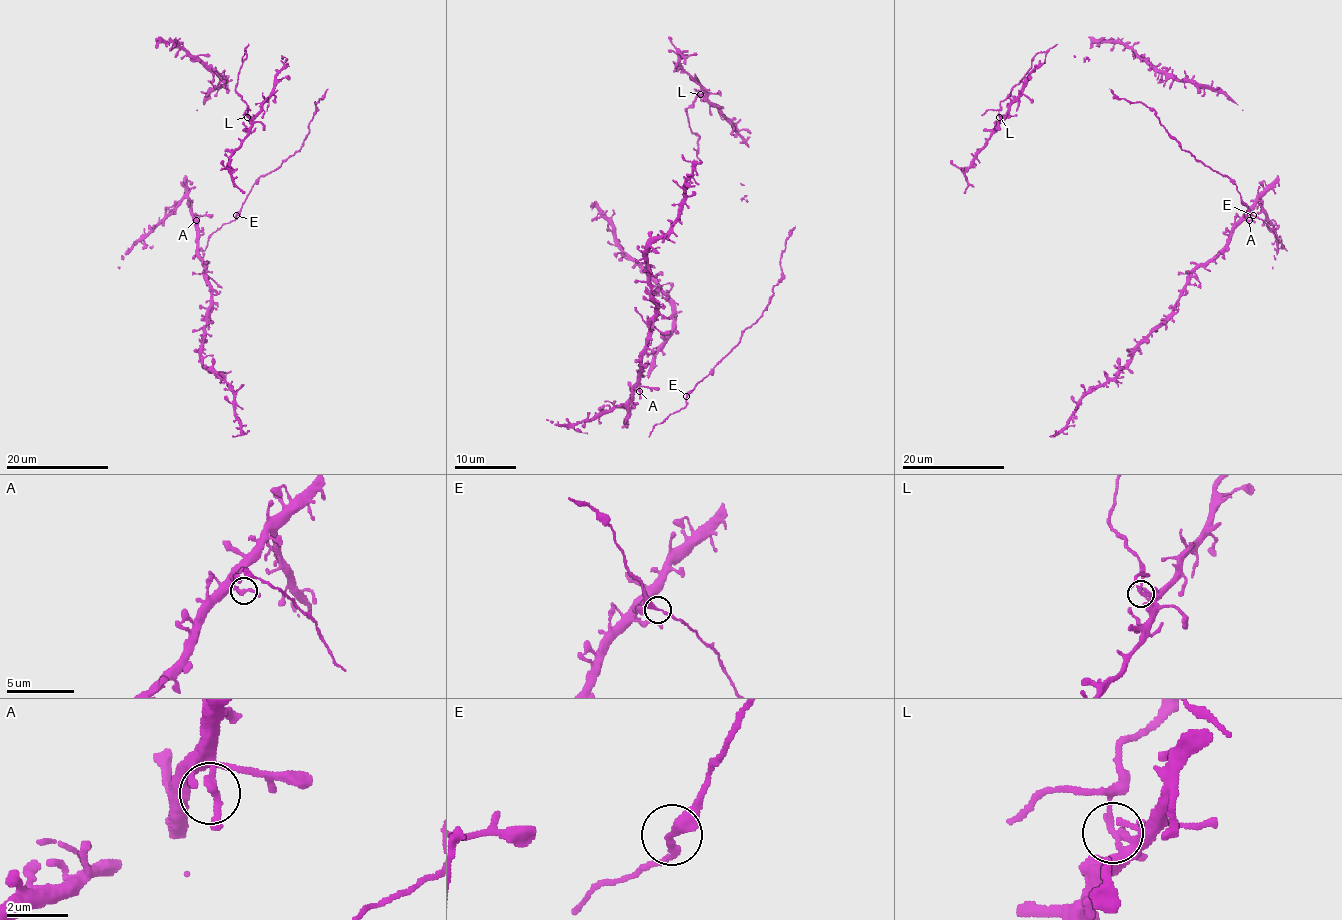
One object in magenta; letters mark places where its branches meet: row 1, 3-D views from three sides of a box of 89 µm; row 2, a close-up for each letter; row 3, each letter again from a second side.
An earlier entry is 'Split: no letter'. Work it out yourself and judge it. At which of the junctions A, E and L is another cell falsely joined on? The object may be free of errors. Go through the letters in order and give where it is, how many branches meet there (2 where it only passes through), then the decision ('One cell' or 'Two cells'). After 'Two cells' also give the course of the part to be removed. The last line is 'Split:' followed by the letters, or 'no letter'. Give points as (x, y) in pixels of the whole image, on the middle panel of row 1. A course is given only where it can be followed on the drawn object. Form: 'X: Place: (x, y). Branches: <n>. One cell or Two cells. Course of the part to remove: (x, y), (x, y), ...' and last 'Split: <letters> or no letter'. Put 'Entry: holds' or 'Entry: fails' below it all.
A: Place: (639, 391). Branches: 2. One cell
E: Place: (686, 396). Branches: 2. One cell
L: Place: (700, 94). Branches: 2. Two cells. Course of the part to remove: (699, 94), (686, 109), (689, 126), (698, 135), (696, 157), (701, 164)
Split: L
Entry: fails

